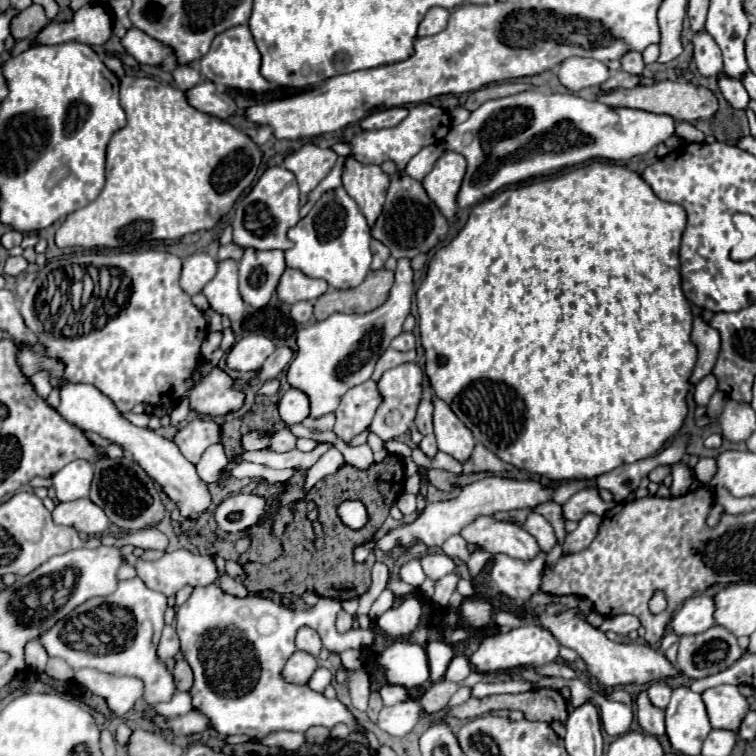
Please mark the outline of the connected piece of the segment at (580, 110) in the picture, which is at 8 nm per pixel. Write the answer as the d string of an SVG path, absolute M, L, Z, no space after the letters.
M526 90L484 102L466 122L452 126L440 146L456 150L468 160L456 204L460 208L470 208L508 184L552 174L592 158L622 162L632 156L646 154L650 148L674 136L674 130L676 120L668 116L632 108L610 108L574 94Z

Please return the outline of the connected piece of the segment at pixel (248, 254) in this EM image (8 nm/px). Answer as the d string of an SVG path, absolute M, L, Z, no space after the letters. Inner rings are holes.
M246 250L240 260L240 294L252 308L262 308L272 298L284 272L282 250Z

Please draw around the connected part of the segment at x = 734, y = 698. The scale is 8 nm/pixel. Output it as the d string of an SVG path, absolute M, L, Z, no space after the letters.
M722 684L722 686L704 690L702 700L706 704L710 724L714 728L738 730L740 720L748 712L746 698L740 694L738 686L732 686L732 684Z

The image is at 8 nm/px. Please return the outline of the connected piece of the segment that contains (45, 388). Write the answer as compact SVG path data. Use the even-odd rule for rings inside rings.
M38 370L36 374L32 374L32 376L30 376L30 382L32 382L34 390L36 390L36 392L38 392L42 398L46 398L46 396L50 394L50 390L52 390L48 370Z

